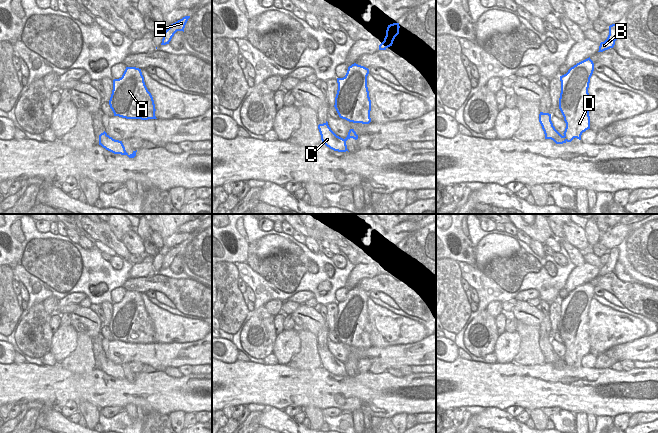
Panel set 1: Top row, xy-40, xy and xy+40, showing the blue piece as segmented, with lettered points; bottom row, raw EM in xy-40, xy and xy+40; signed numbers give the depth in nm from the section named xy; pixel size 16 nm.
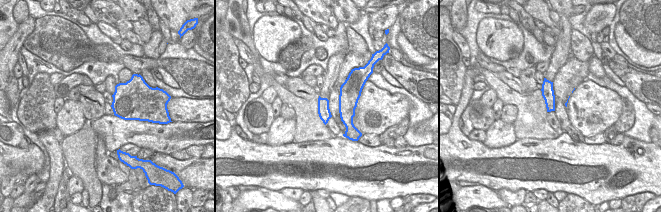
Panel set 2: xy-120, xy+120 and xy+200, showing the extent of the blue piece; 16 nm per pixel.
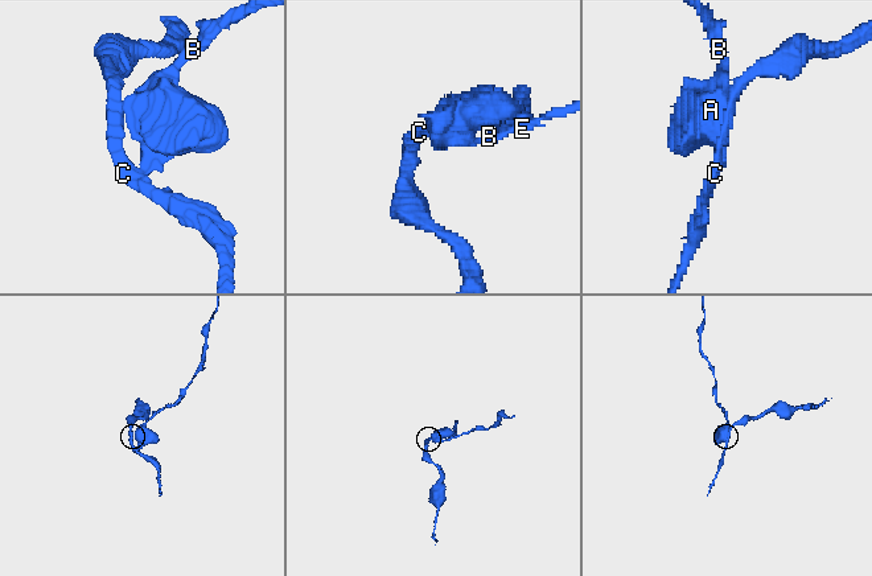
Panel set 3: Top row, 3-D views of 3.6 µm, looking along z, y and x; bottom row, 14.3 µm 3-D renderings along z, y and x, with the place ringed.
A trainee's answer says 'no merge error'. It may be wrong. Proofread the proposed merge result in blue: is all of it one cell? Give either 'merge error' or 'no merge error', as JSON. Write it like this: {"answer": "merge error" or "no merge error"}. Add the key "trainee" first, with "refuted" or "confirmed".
{"trainee": "refuted", "answer": "merge error"}

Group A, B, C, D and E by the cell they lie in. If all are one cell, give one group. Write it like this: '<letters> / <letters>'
A B D E / C

